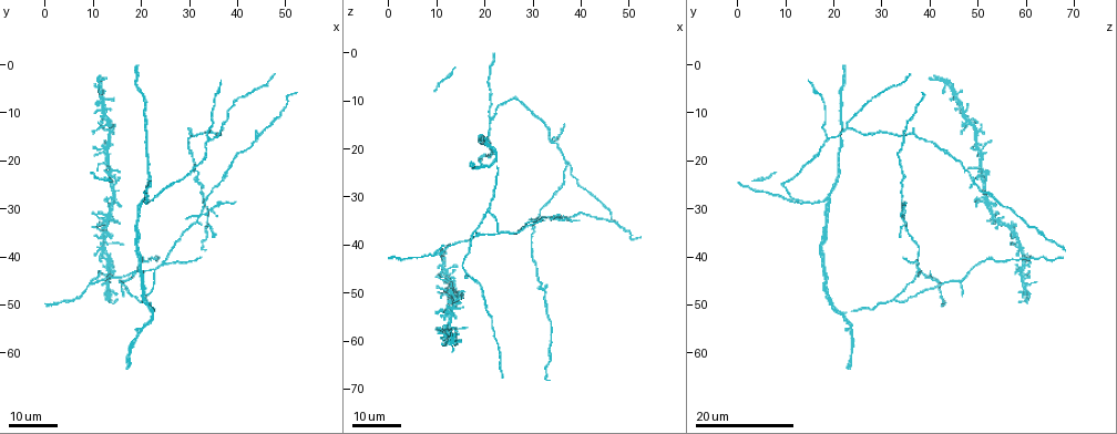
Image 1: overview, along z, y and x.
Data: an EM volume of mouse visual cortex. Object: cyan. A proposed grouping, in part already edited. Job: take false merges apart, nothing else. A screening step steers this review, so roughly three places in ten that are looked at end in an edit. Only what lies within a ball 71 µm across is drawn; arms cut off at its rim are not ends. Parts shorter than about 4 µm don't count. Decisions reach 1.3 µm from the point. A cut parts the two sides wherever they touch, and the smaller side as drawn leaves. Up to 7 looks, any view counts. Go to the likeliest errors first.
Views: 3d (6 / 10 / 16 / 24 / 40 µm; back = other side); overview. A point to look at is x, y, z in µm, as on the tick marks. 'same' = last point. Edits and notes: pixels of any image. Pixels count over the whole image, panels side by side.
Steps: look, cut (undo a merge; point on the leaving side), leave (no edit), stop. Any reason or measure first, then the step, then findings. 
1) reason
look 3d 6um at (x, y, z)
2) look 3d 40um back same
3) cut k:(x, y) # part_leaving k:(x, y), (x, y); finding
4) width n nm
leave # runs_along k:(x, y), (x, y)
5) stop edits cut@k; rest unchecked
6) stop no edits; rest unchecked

branch point
look 3d 24um at (20.5, 28.0, 18.5)

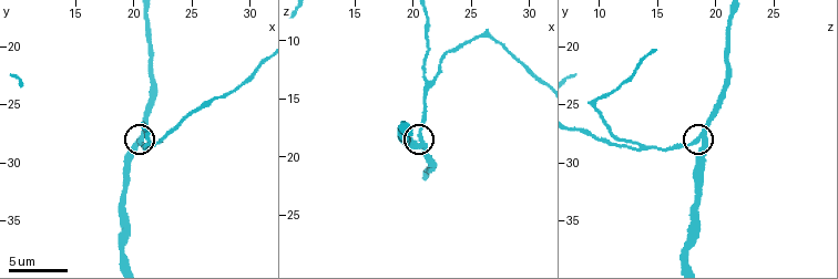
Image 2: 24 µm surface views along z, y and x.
look 3d 10um at (20.6, 28.2, 18.4)

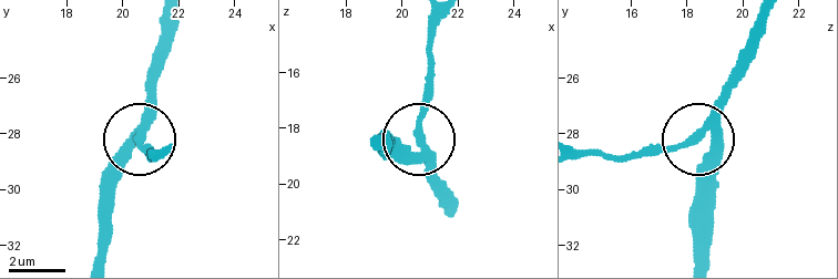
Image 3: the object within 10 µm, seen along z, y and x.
width 290 nm
leave # all the same neuron

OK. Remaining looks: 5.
three arms meet
look 3d 16um at (36.5, 13.5, 23.0)

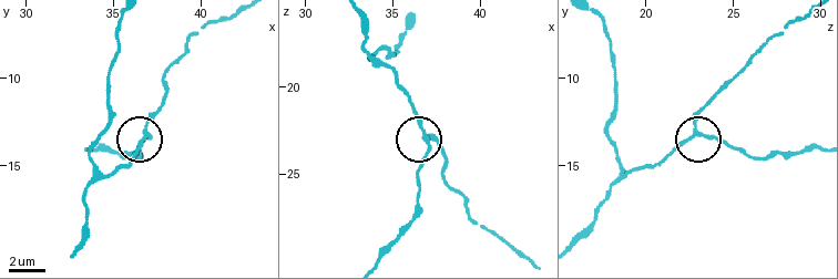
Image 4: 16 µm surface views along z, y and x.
closer look
look 3d 6um at (37.0, 13.2, 22.9)

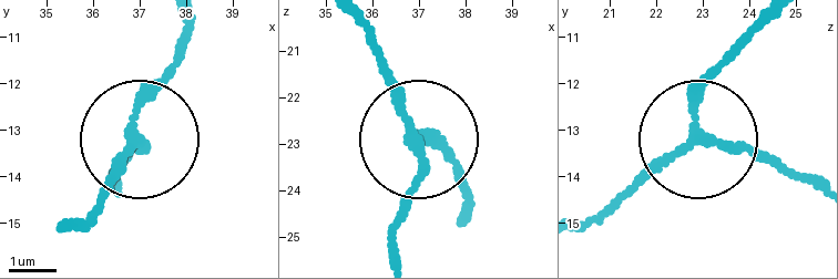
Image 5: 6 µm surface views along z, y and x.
side_arm 22 um
leave # runs_along 5:(579, 221), (615, 209), (686, 151), (703, 91), (742, 47); one neuron here

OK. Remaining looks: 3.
three-way junction
look 3d 16um at (21.4, 28.8, 13.6)

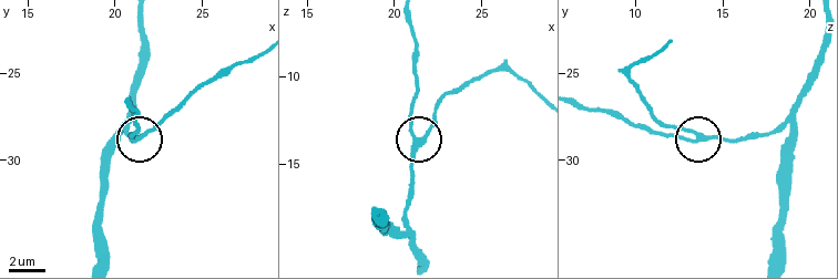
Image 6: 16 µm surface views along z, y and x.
look 3d 16um back at (21.2, 28.8, 13.5)

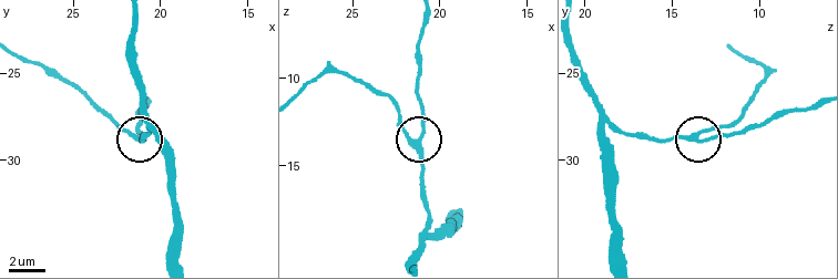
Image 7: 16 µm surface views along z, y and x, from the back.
width 230 nm
leave # continuous, no second neuron

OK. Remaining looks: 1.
stop no edits; rest unchecked

